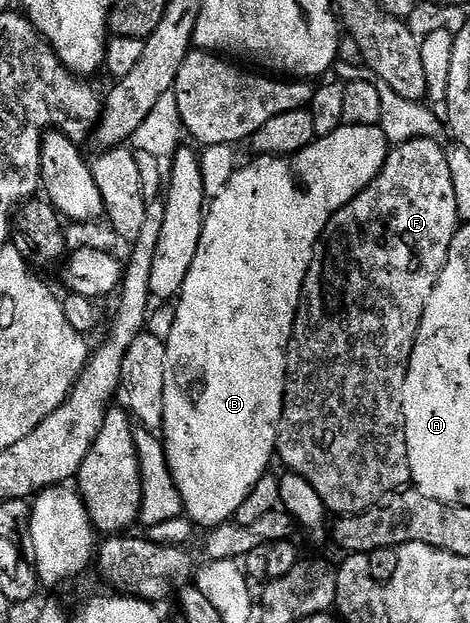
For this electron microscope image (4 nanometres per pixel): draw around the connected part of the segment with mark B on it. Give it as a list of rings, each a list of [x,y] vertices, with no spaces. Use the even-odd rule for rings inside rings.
[[[342,124],[341,128],[336,129],[331,135],[317,137],[308,147],[300,149],[298,153],[283,157],[261,155],[256,158],[258,161],[253,161],[250,165],[243,166],[242,164],[227,183],[223,193],[208,202],[203,231],[199,239],[199,251],[195,251],[195,263],[191,263],[191,271],[187,271],[187,279],[183,283],[179,300],[176,302],[175,325],[165,347],[172,388],[174,385],[175,388],[186,389],[189,393],[197,389],[197,409],[166,408],[163,426],[166,461],[174,482],[177,484],[179,495],[182,496],[184,516],[189,518],[194,526],[205,525],[204,528],[210,530],[217,525],[232,522],[237,516],[239,507],[243,507],[243,503],[259,483],[259,479],[263,479],[270,472],[269,464],[272,463],[273,457],[275,461],[275,454],[279,449],[279,430],[285,415],[285,387],[289,376],[289,342],[293,340],[293,324],[297,322],[297,315],[303,304],[305,281],[309,278],[310,269],[314,268],[319,242],[324,238],[329,220],[343,206],[351,203],[351,199],[359,196],[381,173],[390,152],[391,142],[378,126]]]

